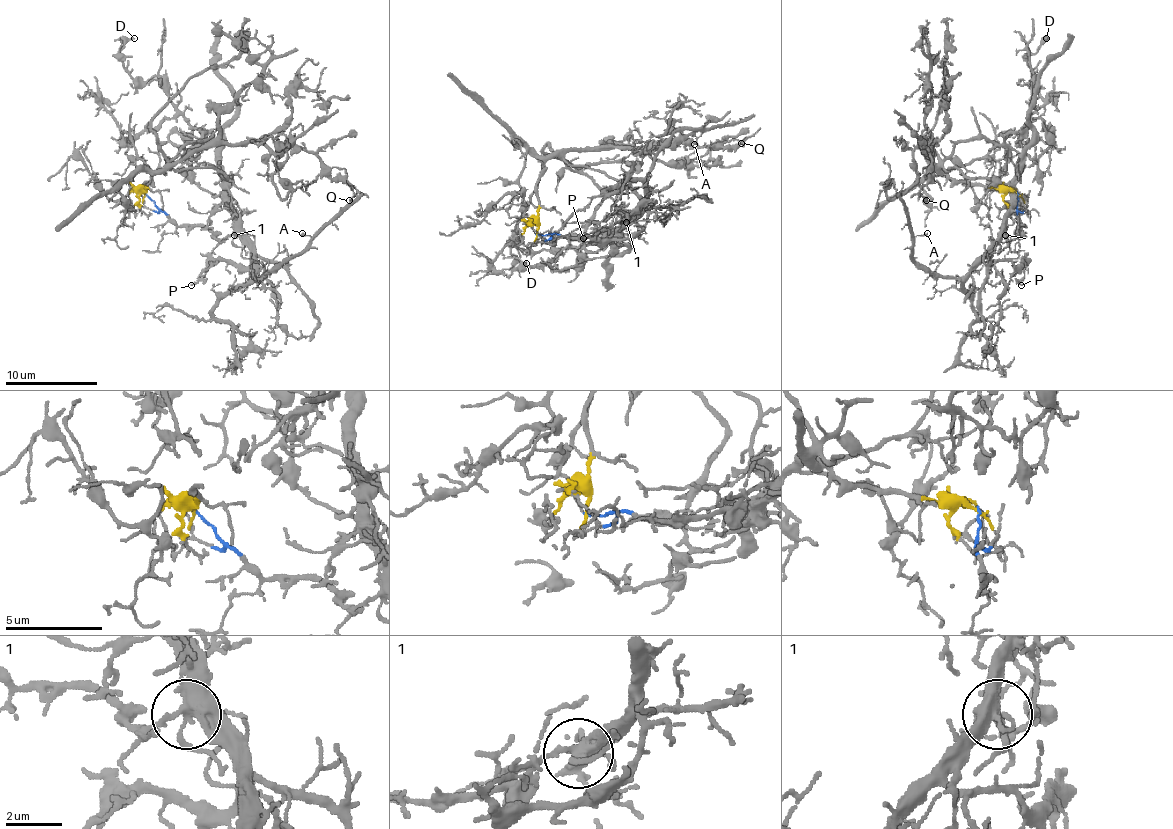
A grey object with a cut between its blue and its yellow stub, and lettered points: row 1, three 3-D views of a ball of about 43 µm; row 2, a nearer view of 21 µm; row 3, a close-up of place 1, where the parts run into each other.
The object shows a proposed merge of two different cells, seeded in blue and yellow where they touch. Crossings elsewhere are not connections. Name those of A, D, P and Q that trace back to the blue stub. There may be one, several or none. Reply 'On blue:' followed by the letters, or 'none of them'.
On blue: A, P

